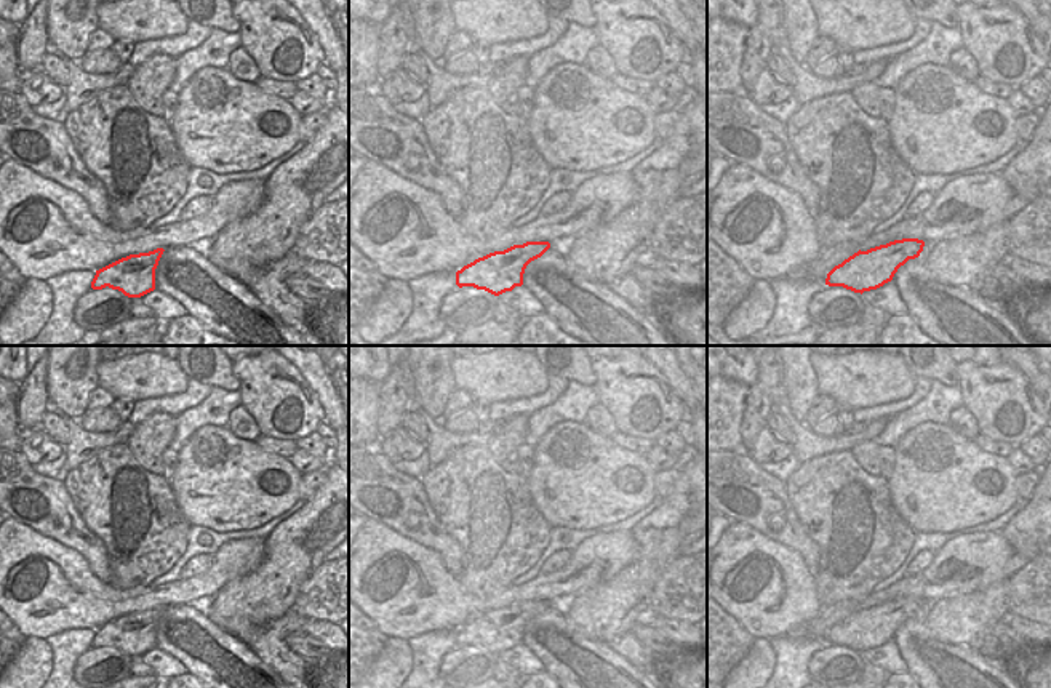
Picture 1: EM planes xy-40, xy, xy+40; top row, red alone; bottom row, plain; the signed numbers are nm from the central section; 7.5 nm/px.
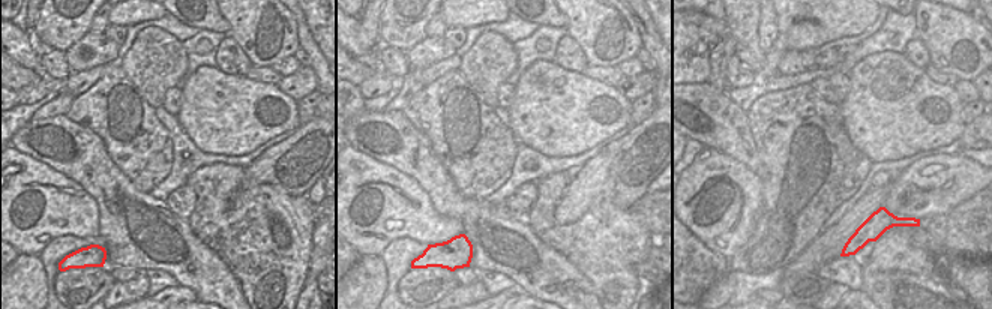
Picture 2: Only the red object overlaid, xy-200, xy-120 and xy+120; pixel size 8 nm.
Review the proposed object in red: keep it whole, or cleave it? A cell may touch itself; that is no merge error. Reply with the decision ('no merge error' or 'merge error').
no merge error

